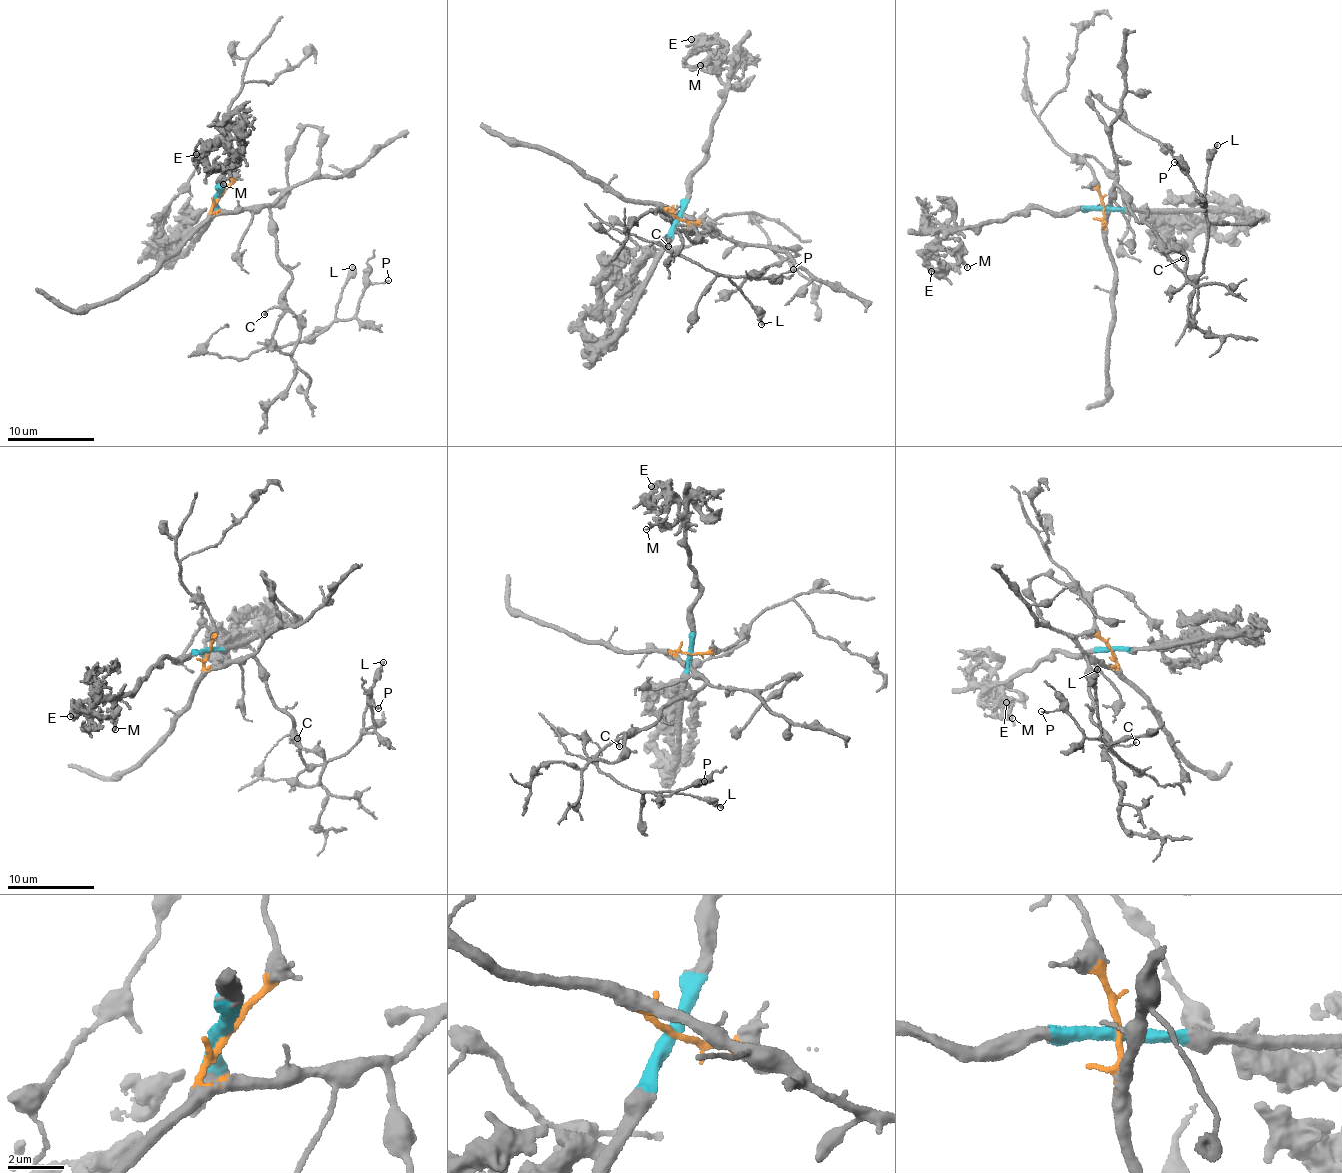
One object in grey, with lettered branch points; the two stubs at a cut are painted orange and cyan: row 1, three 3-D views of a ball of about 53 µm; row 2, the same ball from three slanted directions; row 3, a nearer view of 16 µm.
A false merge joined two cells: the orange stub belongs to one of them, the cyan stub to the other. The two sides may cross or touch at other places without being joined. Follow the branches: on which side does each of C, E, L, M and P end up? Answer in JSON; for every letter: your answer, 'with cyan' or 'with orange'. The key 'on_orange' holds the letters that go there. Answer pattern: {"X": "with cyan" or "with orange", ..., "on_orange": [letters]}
{"C": "with orange", "E": "with cyan", "L": "with orange", "M": "with cyan", "P": "with orange", "on_orange": ["C", "L", "P"]}

